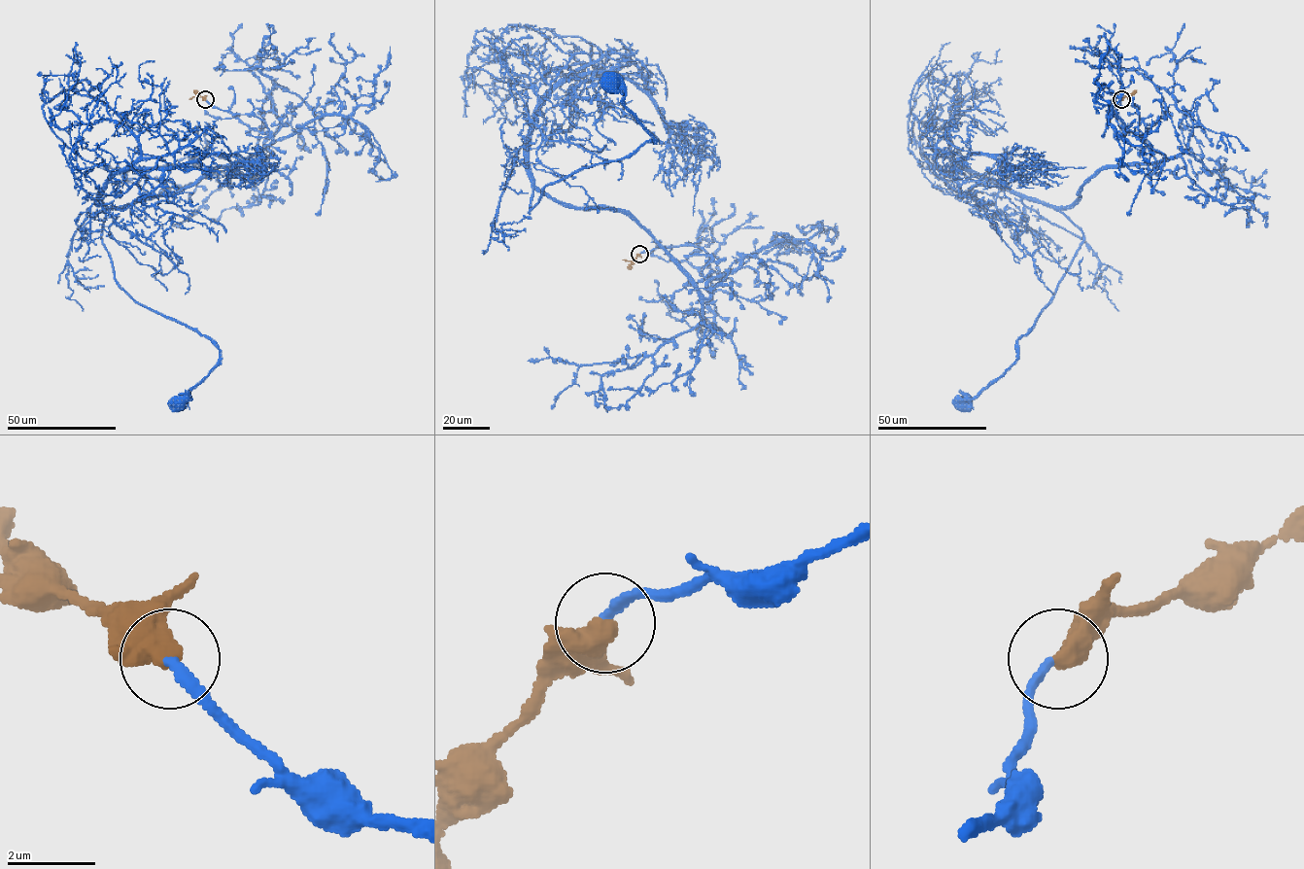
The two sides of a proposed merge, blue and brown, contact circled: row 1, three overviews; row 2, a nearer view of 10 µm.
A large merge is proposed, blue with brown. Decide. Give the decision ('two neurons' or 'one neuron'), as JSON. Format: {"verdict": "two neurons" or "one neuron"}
{"verdict": "one neuron"}

